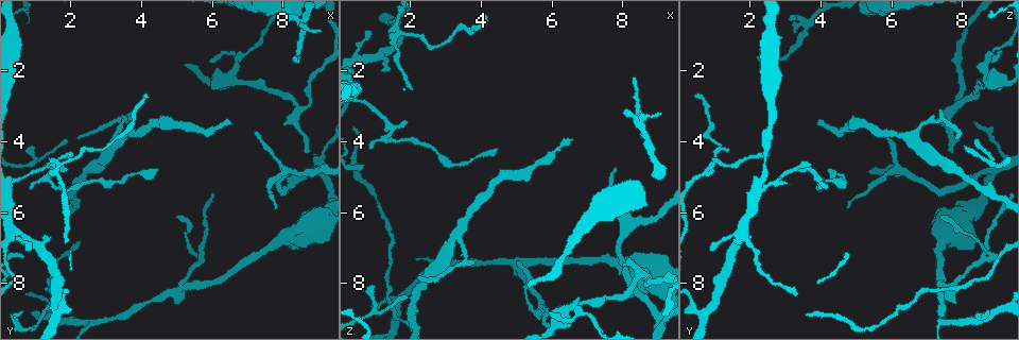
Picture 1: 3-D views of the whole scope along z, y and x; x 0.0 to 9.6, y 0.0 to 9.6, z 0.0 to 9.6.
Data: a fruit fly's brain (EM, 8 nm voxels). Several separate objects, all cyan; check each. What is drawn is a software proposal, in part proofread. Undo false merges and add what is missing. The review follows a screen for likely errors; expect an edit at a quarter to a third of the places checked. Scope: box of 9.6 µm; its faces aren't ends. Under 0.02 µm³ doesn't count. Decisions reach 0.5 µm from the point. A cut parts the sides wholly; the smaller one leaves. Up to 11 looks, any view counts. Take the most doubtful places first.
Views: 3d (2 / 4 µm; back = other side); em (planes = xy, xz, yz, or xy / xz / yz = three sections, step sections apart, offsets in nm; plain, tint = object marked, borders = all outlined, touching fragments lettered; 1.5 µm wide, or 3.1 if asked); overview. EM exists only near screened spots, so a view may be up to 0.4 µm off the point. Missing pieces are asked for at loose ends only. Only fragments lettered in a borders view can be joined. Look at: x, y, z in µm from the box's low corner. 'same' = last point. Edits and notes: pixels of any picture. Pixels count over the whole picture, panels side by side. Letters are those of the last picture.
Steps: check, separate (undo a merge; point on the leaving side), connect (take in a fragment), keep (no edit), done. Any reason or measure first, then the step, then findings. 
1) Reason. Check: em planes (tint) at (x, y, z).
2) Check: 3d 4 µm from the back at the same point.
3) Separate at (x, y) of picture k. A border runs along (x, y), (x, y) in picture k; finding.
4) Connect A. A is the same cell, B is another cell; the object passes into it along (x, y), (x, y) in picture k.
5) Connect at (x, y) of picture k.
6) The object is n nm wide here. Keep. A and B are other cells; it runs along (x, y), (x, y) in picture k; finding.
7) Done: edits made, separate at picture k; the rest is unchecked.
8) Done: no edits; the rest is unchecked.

Check: em xy step 4 (tint) at (6.60, 3.45, 3.95).

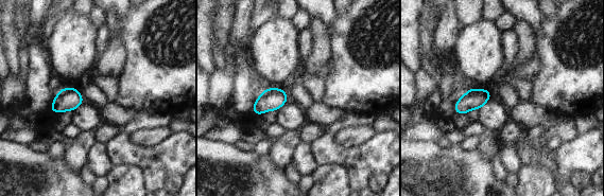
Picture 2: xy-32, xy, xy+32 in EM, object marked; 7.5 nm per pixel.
Check: em planes (borders) at the same point.

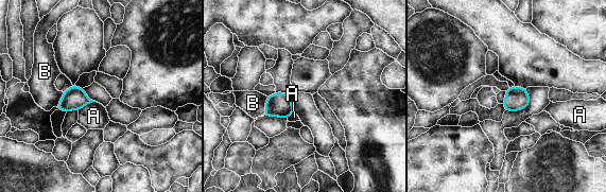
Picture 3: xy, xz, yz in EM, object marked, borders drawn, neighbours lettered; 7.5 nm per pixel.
Keep. A and B are other cells; a border runs along (94, 101), (78, 110) in picture 3; none of them fits.

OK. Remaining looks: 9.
Tapers out. Check: em xy step 4 (borders) at (2.05, 4.35, 2.55).

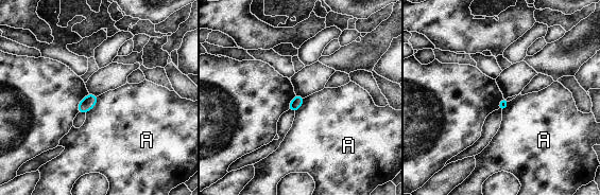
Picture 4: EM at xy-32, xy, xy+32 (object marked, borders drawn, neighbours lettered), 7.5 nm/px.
Keep. A is another cell; a border runs along (99, 95), (96, 104), (86, 113) in picture 4; none of them fits.

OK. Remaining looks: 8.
Check: em xz step 4 (borders) at (1.25, 6.65, 1.95).

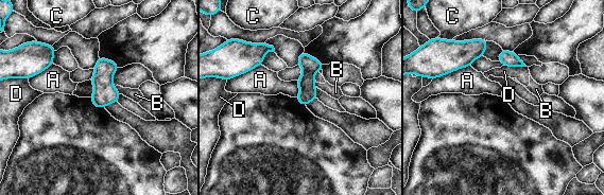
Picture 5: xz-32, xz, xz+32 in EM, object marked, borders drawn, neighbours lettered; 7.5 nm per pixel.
Cut it another way. Check: em xy step 8 (borders) at the same point.

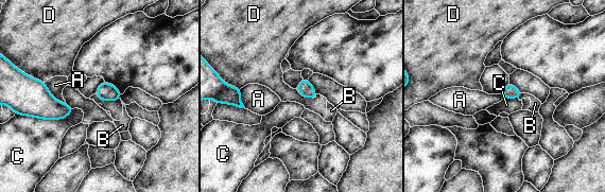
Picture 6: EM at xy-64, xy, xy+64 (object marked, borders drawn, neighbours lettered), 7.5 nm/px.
The longest contact is with C, 260 nm. Keep. A, B, C and D are other cells; no lettered fragment goes on from it.

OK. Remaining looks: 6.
Thin end. Check: em yz step 8 (borders) at (8.75, 4.25, 7.60).

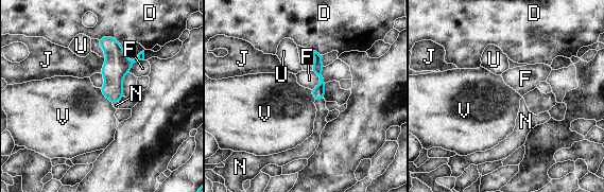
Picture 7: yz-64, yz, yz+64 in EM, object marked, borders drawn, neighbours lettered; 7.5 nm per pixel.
Connect N. N is the same cell, D, F, J, U and V are other cells; the object passes into it along (317, 92), (320, 100), (320, 123) in picture 7; it goes on there.

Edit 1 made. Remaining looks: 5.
Done: edits made, connect at picture 7; the rest is unchecked.

